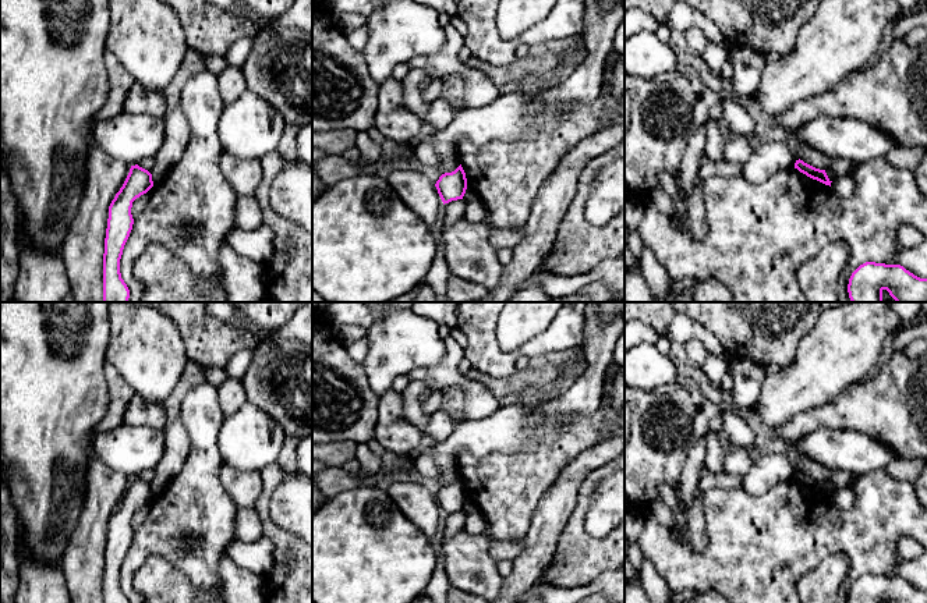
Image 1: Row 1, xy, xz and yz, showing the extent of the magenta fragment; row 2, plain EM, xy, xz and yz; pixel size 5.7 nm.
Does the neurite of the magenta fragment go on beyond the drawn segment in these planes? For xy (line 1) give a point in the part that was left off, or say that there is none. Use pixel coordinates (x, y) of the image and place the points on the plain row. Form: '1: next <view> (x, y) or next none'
1: next none

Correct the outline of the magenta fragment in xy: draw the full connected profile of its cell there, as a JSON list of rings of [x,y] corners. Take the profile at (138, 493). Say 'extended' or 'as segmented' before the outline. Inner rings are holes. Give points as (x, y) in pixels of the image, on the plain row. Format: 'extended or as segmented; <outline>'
as segmented; [[[131,478],[130,485],[109,518],[103,565],[103,603],[130,603],[120,585],[120,571],[132,542],[132,514],[153,499],[152,486]]]

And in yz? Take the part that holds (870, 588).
as segmented; [[[866,574],[850,588],[848,603],[927,603],[927,590],[920,590],[901,577]]]

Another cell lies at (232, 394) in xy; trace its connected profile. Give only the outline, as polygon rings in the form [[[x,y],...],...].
[[[227,377],[217,387],[217,398],[226,418],[236,414],[247,402],[243,380]]]

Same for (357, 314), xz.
[[[330,302],[325,316],[333,326],[353,324],[368,330],[371,324],[390,309],[413,309],[414,302],[385,302],[382,312],[375,312],[365,302]]]

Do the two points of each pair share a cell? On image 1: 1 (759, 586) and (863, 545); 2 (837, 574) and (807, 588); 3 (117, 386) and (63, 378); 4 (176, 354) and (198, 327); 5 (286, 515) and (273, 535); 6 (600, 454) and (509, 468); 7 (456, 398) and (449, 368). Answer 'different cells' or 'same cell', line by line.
1: same cell
2: same cell
3: different cells
4: different cells
5: different cells
6: different cells
7: different cells

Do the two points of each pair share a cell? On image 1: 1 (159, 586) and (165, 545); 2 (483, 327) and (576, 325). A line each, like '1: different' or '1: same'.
1: different
2: same

